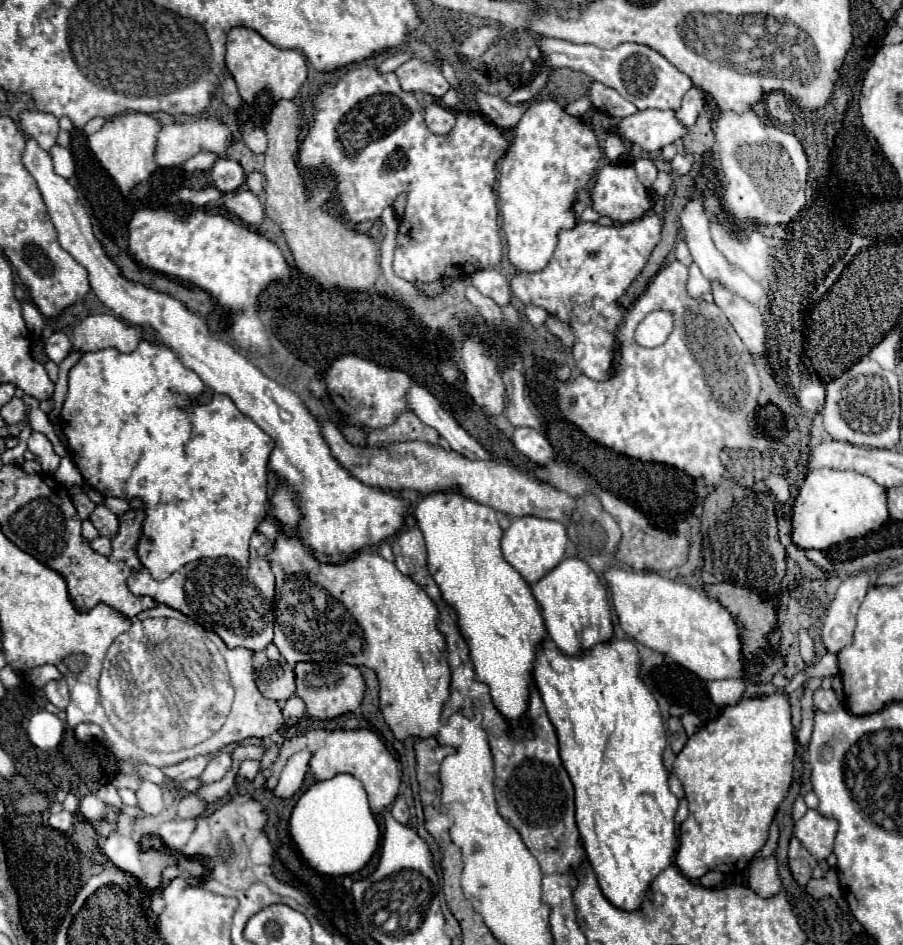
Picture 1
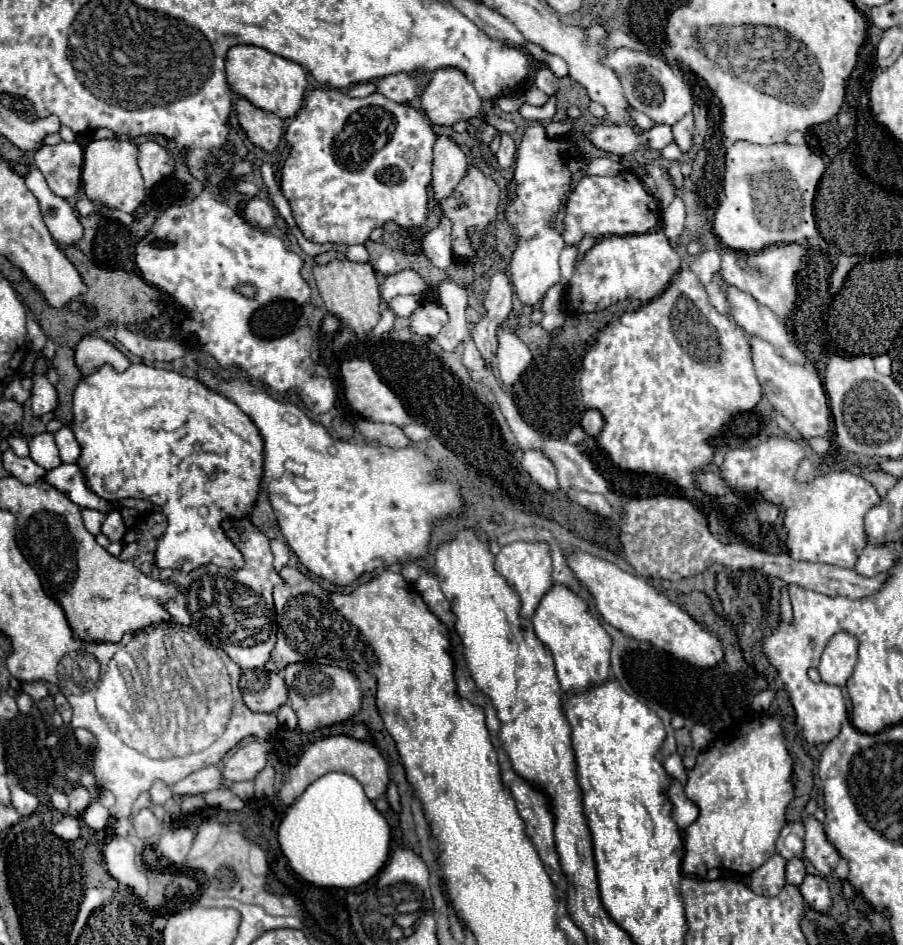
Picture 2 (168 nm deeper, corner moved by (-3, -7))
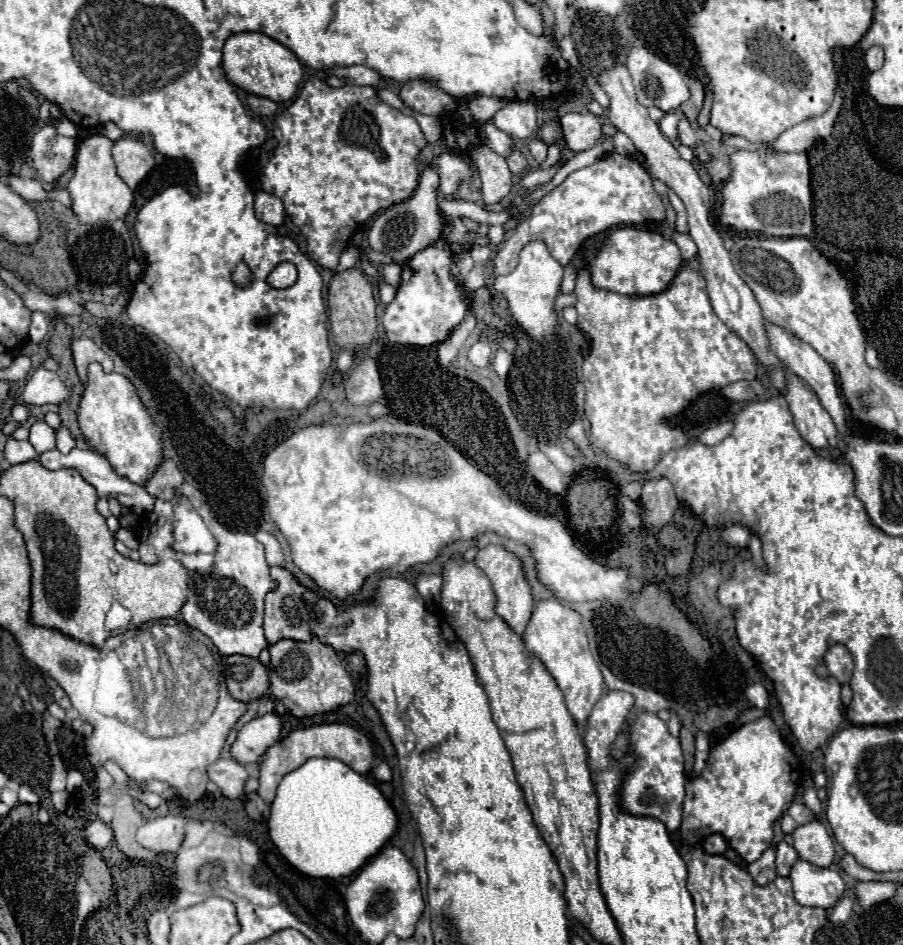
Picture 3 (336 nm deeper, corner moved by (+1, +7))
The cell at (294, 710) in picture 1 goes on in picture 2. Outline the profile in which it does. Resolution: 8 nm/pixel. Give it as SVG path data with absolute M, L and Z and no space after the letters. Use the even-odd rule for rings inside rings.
M283 704L283 708L279 708L279 712L277 712L277 718L279 718L279 722L283 724L283 726L287 726L287 728L297 728L297 714L295 714L295 710L289 706L289 704Z

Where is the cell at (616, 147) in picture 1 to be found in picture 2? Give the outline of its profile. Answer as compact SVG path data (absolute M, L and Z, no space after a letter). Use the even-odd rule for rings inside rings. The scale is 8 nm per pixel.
M591 158L587 166L589 166L587 174L597 174L597 176L617 176L623 170L619 162L609 158Z

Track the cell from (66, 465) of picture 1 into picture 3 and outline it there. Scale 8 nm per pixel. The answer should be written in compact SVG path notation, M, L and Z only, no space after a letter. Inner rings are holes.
M73 448L69 454L61 454L59 450L49 450L49 452L43 452L39 454L39 464L47 470L59 470L59 468L75 468L87 482L91 482L91 486L97 488L97 494L99 498L115 498L119 504L131 508L135 514L147 514L153 510L153 504L155 504L155 496L151 496L145 486L139 486L139 484L133 484L131 480L127 480L125 476L119 476L117 470L109 464L109 460L99 454L97 450L91 450L91 448Z

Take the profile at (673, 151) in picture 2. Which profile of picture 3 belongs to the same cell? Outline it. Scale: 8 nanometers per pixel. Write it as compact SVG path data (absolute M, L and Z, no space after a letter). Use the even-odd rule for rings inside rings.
M667 112L667 114L663 116L663 120L659 122L661 132L663 132L669 140L675 140L675 138L677 138L677 122L679 122L679 114L677 114L677 112Z

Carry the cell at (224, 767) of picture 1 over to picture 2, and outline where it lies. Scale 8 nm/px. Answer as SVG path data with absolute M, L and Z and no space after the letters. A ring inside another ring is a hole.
M255 740L235 754L231 754L223 764L223 780L239 782L239 780L253 780L255 774L265 766L269 744L265 740Z

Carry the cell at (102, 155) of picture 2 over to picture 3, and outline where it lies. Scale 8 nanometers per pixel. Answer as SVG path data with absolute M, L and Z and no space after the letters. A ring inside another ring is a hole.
M103 134L91 136L79 144L75 174L67 184L67 192L71 196L71 210L75 212L79 224L95 224L101 220L123 218L133 204L133 192L127 188L127 184L119 178L115 170L115 162L111 158L111 146L113 142Z

